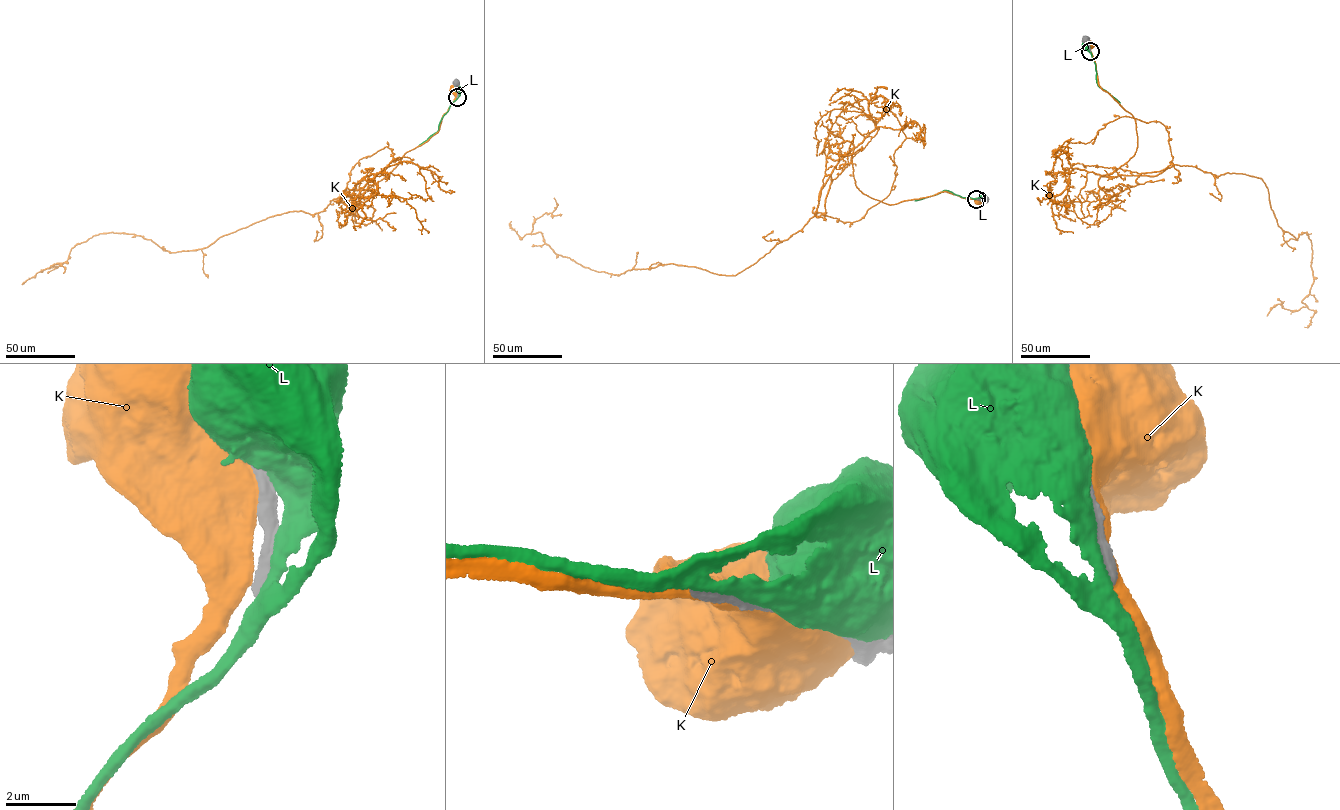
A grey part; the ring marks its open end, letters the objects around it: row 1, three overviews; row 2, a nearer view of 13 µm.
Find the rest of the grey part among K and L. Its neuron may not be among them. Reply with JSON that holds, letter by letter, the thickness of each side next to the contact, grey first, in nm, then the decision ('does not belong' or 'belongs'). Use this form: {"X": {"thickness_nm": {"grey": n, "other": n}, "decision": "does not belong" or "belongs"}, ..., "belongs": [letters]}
{"K": {"thickness_nm": {"grey": 360, "other": 550}, "decision": "does not belong"}, "L": {"thickness_nm": {"grey": 440, "other": 400}, "decision": "does not belong"}, "belongs": []}

